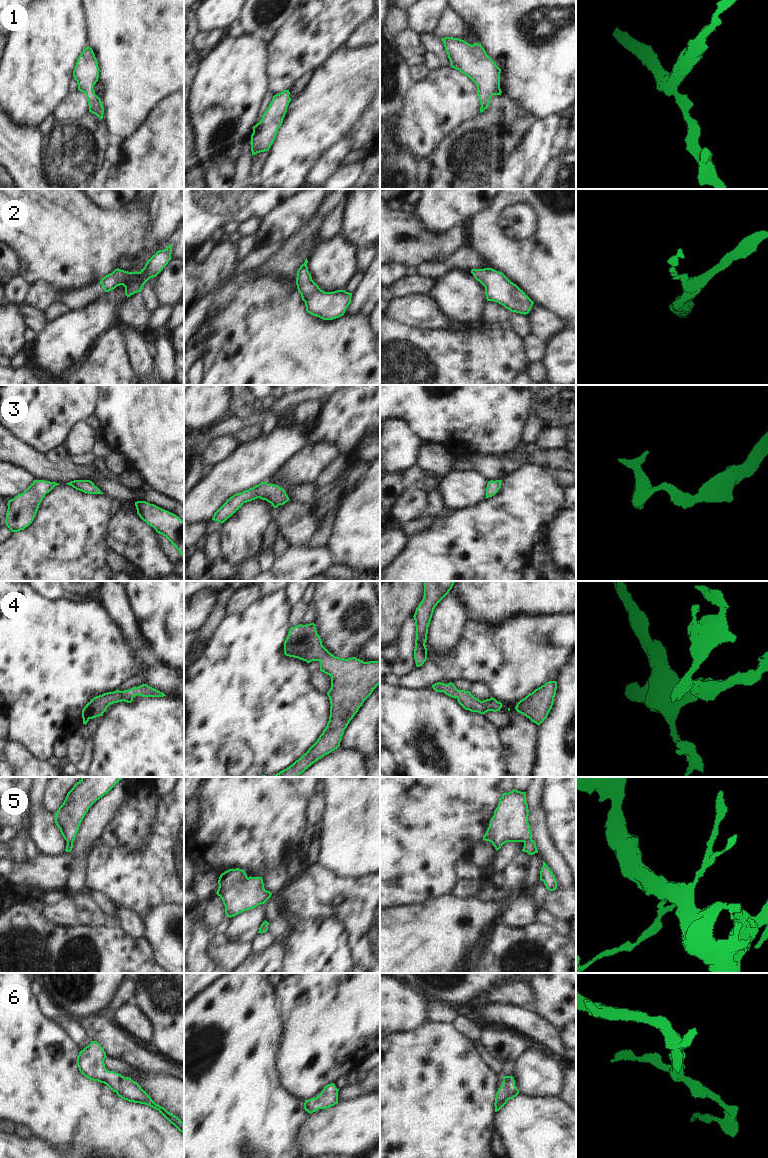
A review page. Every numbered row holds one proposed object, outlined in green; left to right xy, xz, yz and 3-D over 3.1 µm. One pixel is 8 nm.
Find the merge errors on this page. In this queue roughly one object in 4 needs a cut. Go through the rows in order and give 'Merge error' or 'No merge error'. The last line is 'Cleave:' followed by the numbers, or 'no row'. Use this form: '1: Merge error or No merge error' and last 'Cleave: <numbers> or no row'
1: No merge error
2: No merge error
3: No merge error
4: No merge error
5: No merge error
6: No merge error
Cleave: no row.

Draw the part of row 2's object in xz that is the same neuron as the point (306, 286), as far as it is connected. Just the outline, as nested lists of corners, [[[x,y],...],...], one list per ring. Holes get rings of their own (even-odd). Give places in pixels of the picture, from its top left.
[[[308,260],[297,271],[296,285],[307,313],[323,320],[333,320],[344,315],[351,302],[352,293],[345,290],[325,292],[312,280],[307,267]]]

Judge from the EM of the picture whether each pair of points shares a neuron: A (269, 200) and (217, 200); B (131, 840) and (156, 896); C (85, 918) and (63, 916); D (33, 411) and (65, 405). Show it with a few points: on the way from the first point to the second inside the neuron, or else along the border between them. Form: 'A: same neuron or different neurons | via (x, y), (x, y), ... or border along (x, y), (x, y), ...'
A: same neuron | via (256, 200), (230, 200)
B: different neurons | border along (149, 829), (137, 848), (112, 846)
C: different neurons | border along (71, 895), (76, 909), (77, 924)
D: same neuron | via (41, 405), (57, 405)

